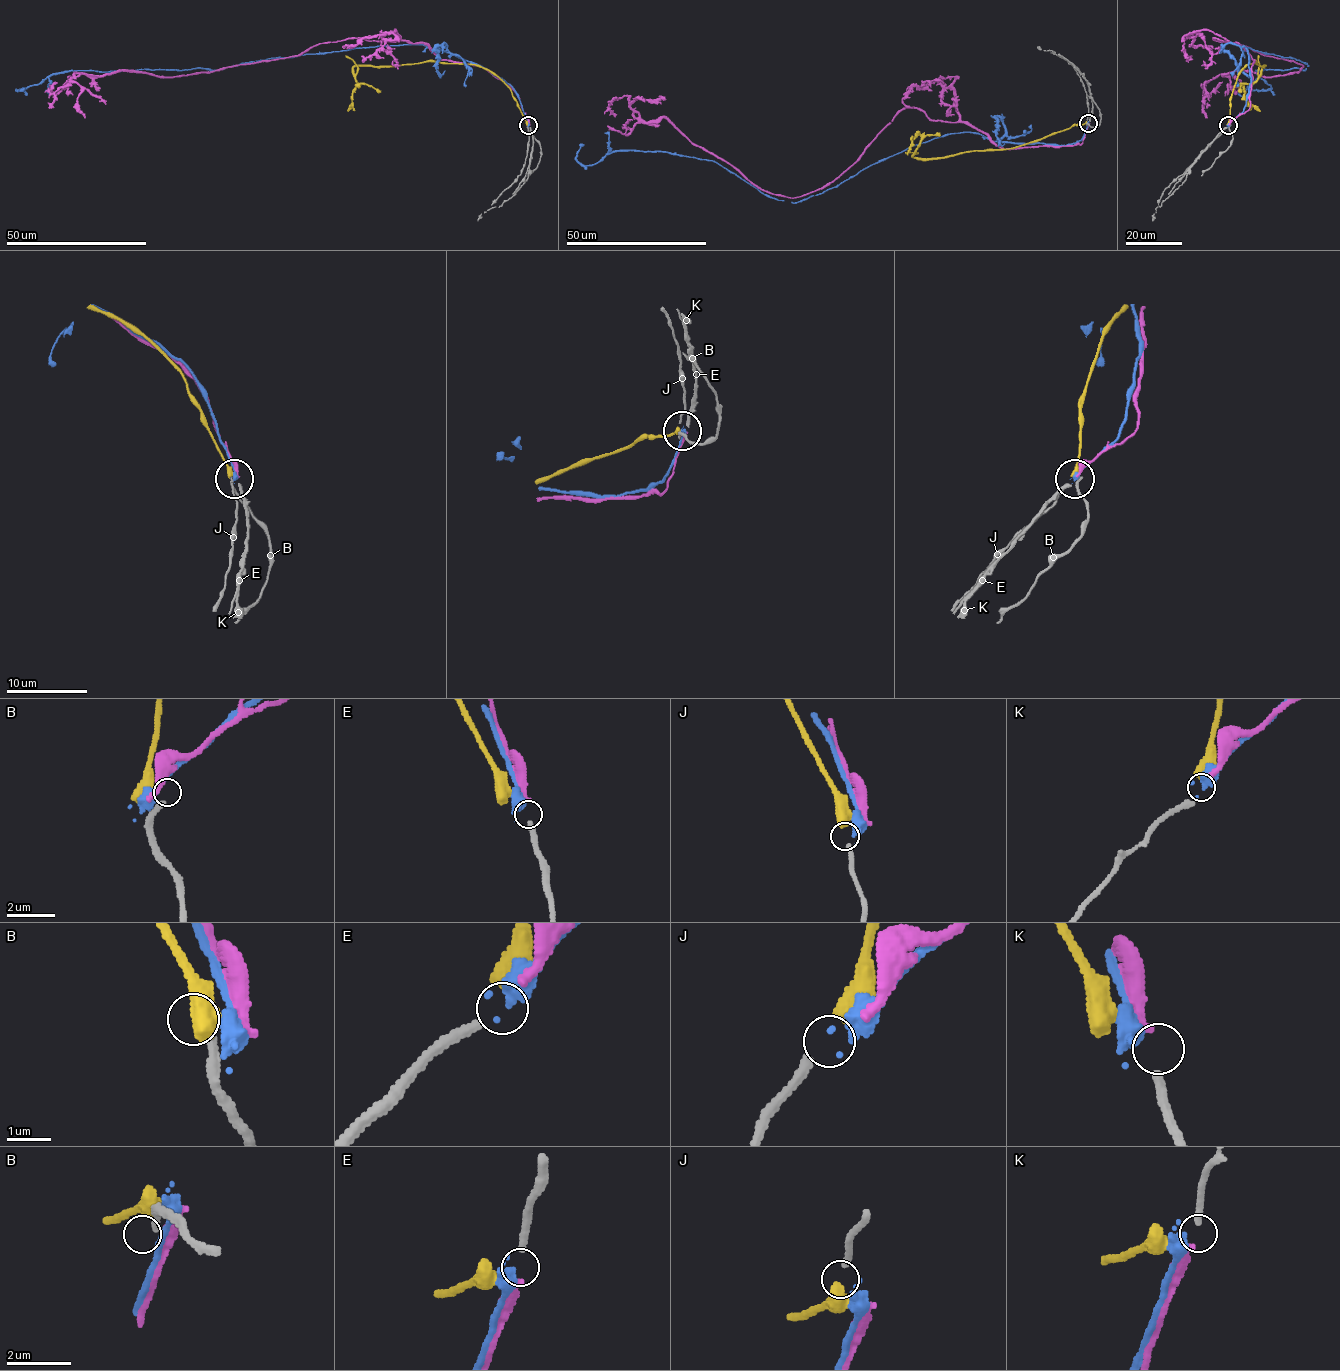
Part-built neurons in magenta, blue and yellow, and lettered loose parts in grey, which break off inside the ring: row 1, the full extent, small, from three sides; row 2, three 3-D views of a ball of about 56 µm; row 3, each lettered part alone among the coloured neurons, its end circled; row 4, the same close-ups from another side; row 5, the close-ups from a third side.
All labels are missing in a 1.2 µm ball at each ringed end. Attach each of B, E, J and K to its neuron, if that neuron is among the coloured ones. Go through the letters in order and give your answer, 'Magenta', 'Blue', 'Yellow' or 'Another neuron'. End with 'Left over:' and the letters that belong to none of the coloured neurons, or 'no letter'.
B: Another neuron
E: Blue
J: Yellow
K: Magenta
Left over: B

